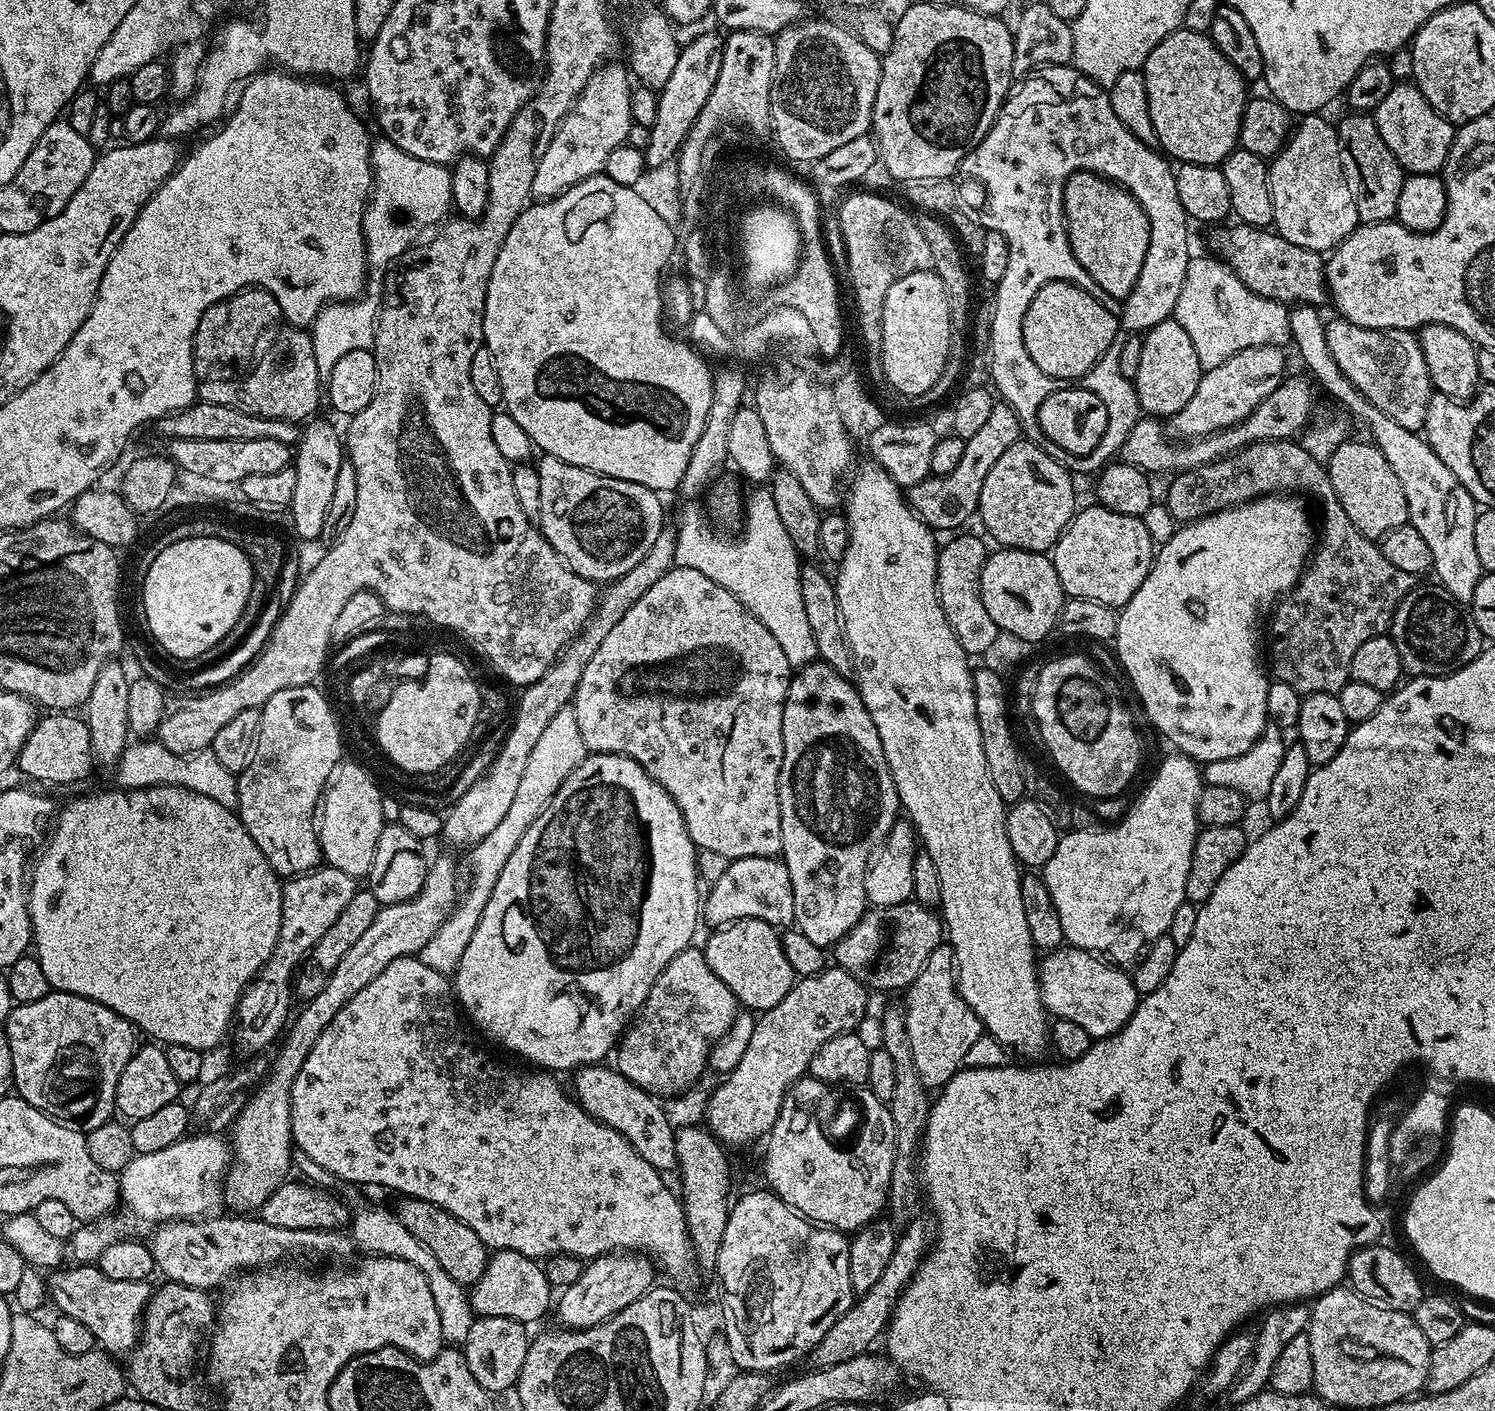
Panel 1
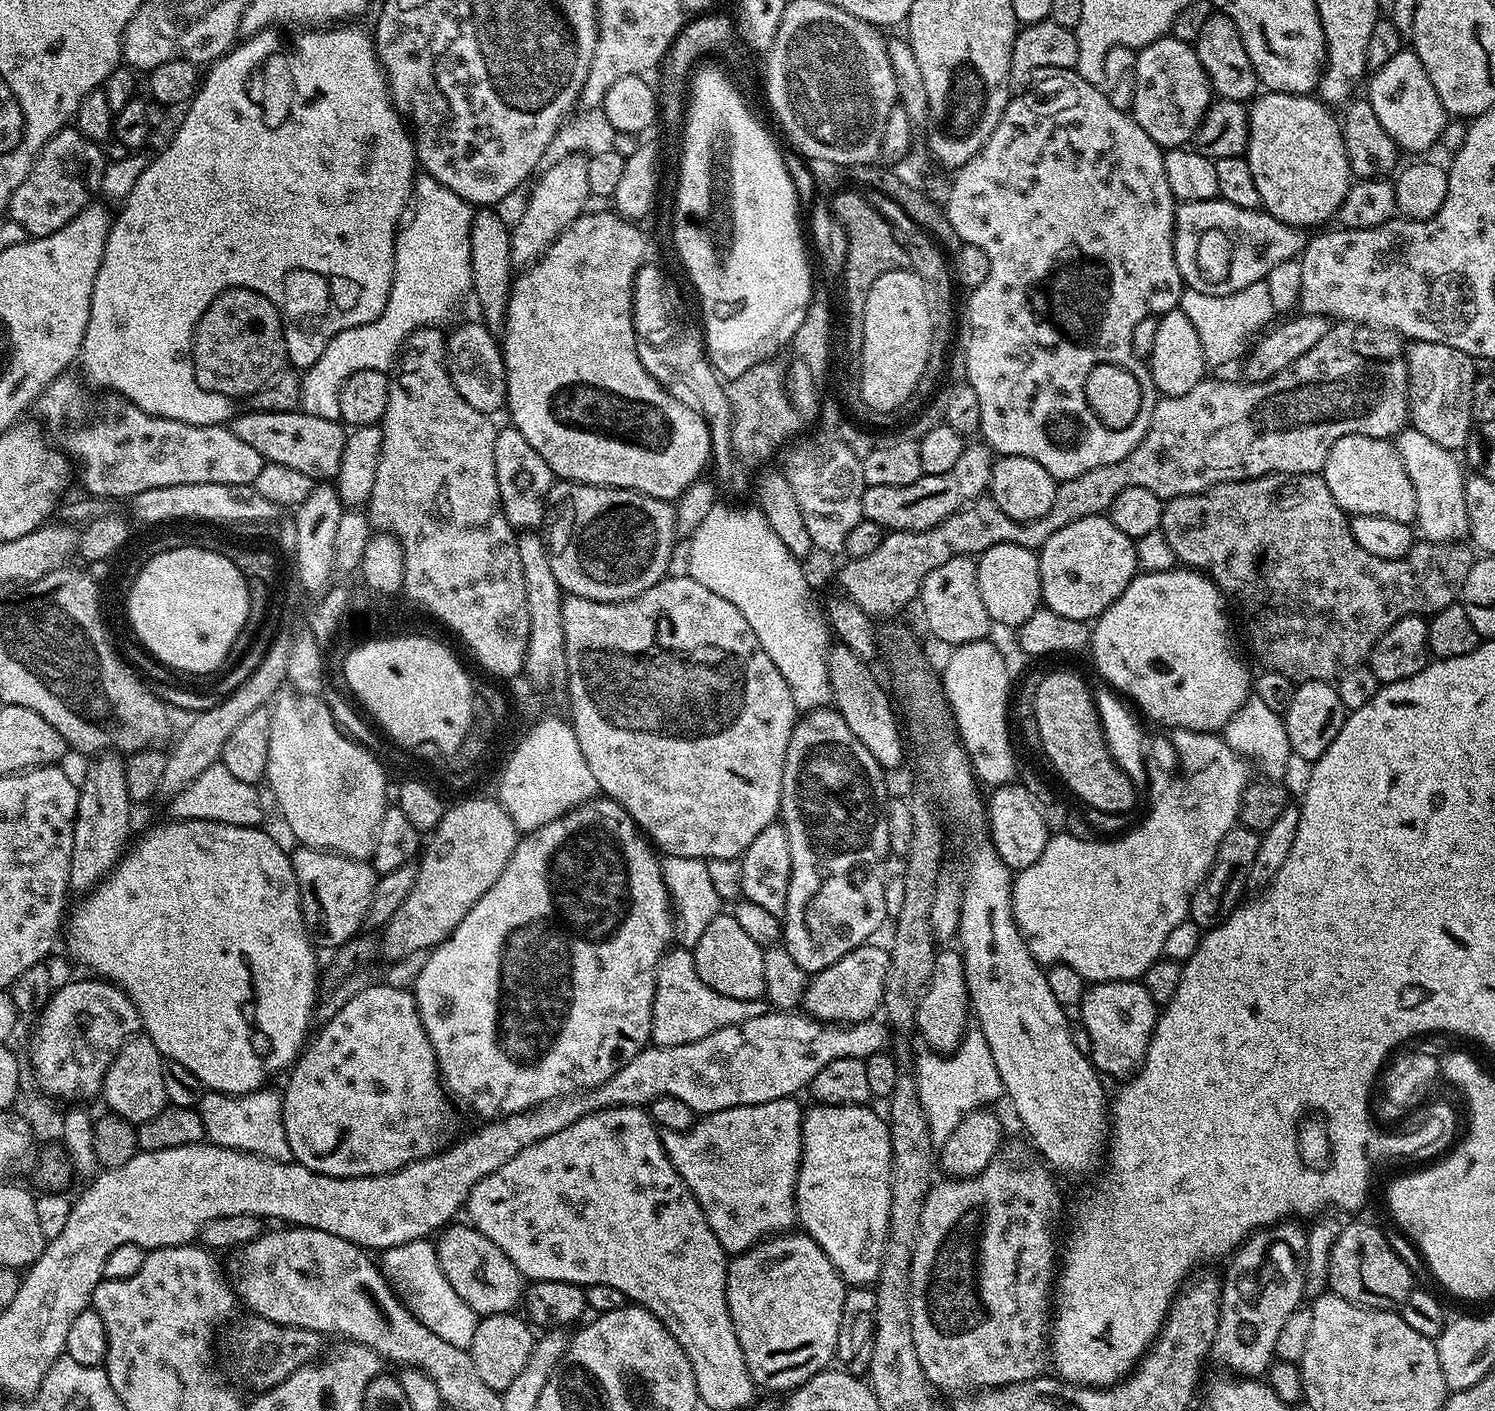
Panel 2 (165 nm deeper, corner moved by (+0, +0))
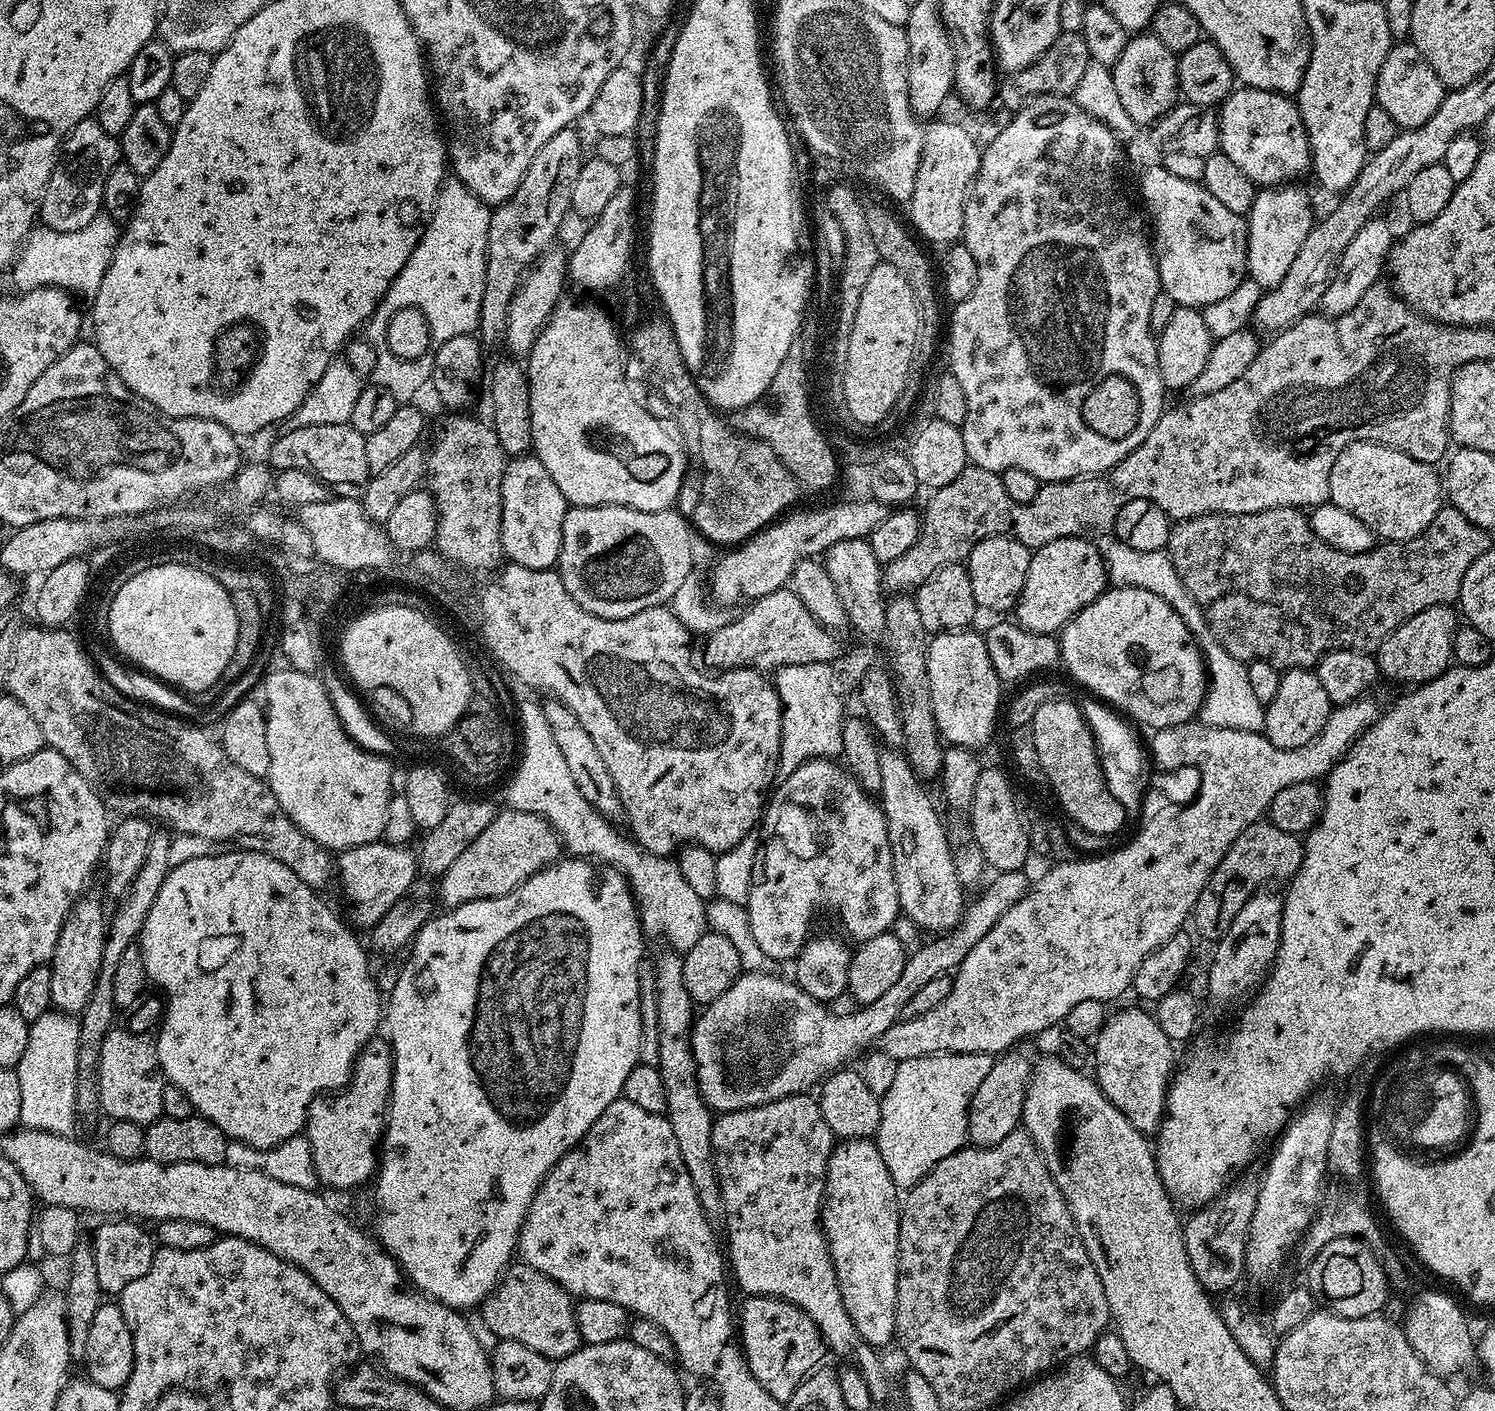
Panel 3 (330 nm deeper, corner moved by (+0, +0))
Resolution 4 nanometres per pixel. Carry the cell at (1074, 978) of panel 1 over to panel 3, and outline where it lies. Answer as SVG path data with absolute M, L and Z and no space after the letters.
M1124 1008L1113 1016L1111 1013L1105 1019L1100 1033L1094 1037L1094 1079L1108 1101L1142 1133L1155 1133L1164 1118L1164 1104L1168 1101L1168 1090L1174 1075L1172 1048L1173 1041L1162 1034L1162 1026L1158 1026L1155 1015L1151 1011L1143 1012L1140 1008Z

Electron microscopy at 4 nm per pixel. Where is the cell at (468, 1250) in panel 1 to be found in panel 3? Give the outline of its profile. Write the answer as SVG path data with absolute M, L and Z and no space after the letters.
M513 1262L504 1269L496 1287L479 1305L478 1312L500 1340L522 1342L522 1346L538 1350L538 1354L553 1362L570 1355L582 1344L573 1297L561 1284L554 1282L554 1278L523 1262Z

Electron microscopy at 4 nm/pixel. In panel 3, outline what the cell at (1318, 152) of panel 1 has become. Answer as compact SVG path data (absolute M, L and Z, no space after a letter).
M1240 86L1228 93L1219 105L1218 115L1219 151L1232 159L1257 186L1284 186L1299 181L1296 179L1311 169L1312 147L1295 99L1279 92Z

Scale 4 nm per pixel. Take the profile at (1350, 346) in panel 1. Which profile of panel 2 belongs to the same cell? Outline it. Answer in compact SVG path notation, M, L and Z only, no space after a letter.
M1438 342L1409 343L1406 348L1408 362L1408 414L1411 427L1422 430L1426 438L1438 442L1438 446L1449 450L1457 450L1474 432L1472 422L1472 391L1478 379L1477 361L1462 350L1454 350L1454 346L1442 346Z

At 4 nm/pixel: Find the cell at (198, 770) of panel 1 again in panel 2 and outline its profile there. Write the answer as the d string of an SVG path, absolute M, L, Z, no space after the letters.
M217 762L206 766L206 770L202 770L202 774L194 778L194 782L190 782L190 786L175 793L168 808L178 820L213 820L254 828L265 823L264 800L260 797L260 790L255 784L234 778L234 774L226 770L223 762Z

